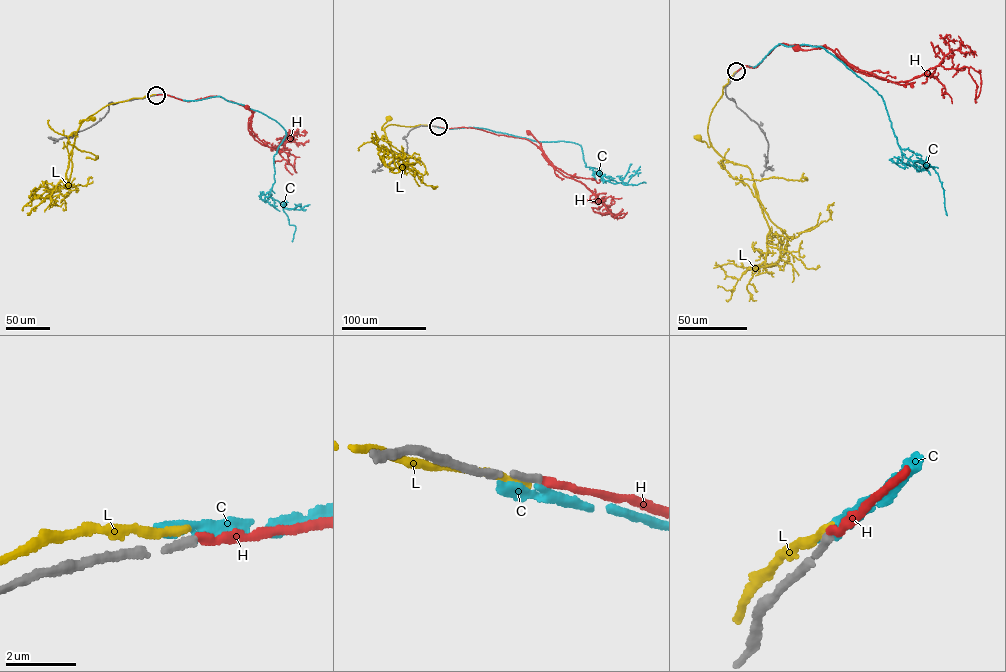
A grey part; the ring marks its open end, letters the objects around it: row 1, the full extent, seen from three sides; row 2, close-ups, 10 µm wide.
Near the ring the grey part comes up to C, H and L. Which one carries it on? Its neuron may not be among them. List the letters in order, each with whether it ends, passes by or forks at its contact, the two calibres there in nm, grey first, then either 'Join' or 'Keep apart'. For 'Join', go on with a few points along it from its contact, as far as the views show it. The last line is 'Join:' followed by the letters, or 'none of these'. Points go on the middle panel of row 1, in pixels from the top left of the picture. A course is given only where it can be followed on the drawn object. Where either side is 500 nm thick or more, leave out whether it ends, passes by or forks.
C: It ends there. Thickness 240 nm (grey) against 400 nm. Keep apart
H: It ends there. Thickness 240 nm (grey) against 200 nm. Join. Its course: (438, 127), (474, 128), (526, 139), (539, 147), (552, 164), (528, 133)
L: It ends there. Thickness 240 nm (grey) against 240 nm. Keep apart
Join: H

